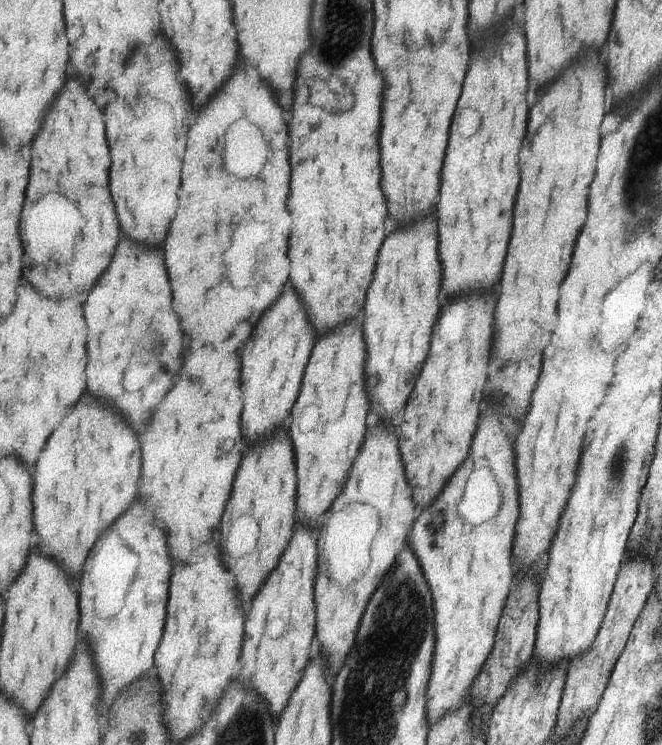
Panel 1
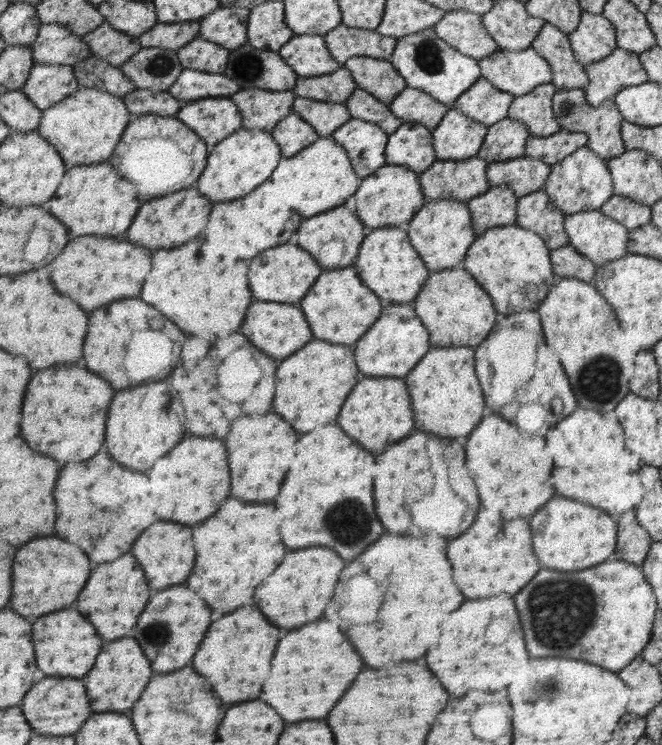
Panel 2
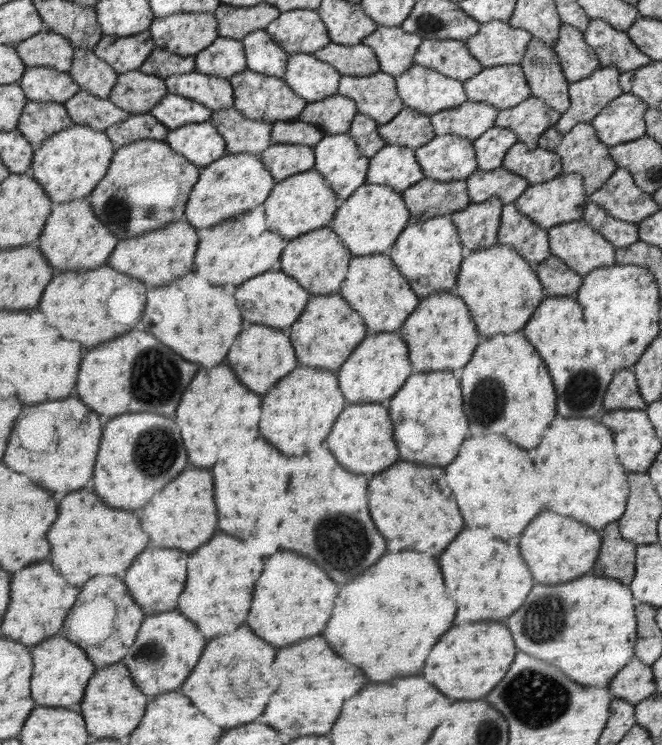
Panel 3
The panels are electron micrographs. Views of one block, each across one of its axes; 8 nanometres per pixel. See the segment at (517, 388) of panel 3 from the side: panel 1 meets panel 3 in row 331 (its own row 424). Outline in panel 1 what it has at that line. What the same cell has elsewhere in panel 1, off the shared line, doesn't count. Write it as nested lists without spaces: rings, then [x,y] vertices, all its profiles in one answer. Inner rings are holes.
[[[597,52],[589,54],[585,60],[575,62],[553,86],[545,86],[537,92],[535,106],[531,108],[529,120],[529,138],[525,138],[525,146],[521,146],[521,172],[523,182],[517,196],[515,210],[515,228],[513,242],[509,244],[509,258],[505,262],[505,274],[501,280],[501,296],[497,306],[497,334],[493,340],[493,366],[489,372],[489,396],[491,401],[499,400],[502,405],[511,406],[522,426],[530,406],[532,397],[539,384],[543,368],[544,351],[552,342],[553,330],[557,326],[557,300],[561,282],[567,276],[575,242],[581,234],[581,228],[587,222],[589,212],[589,184],[597,172],[597,156],[601,142],[601,122],[607,114],[605,110],[607,98],[607,70]]]

